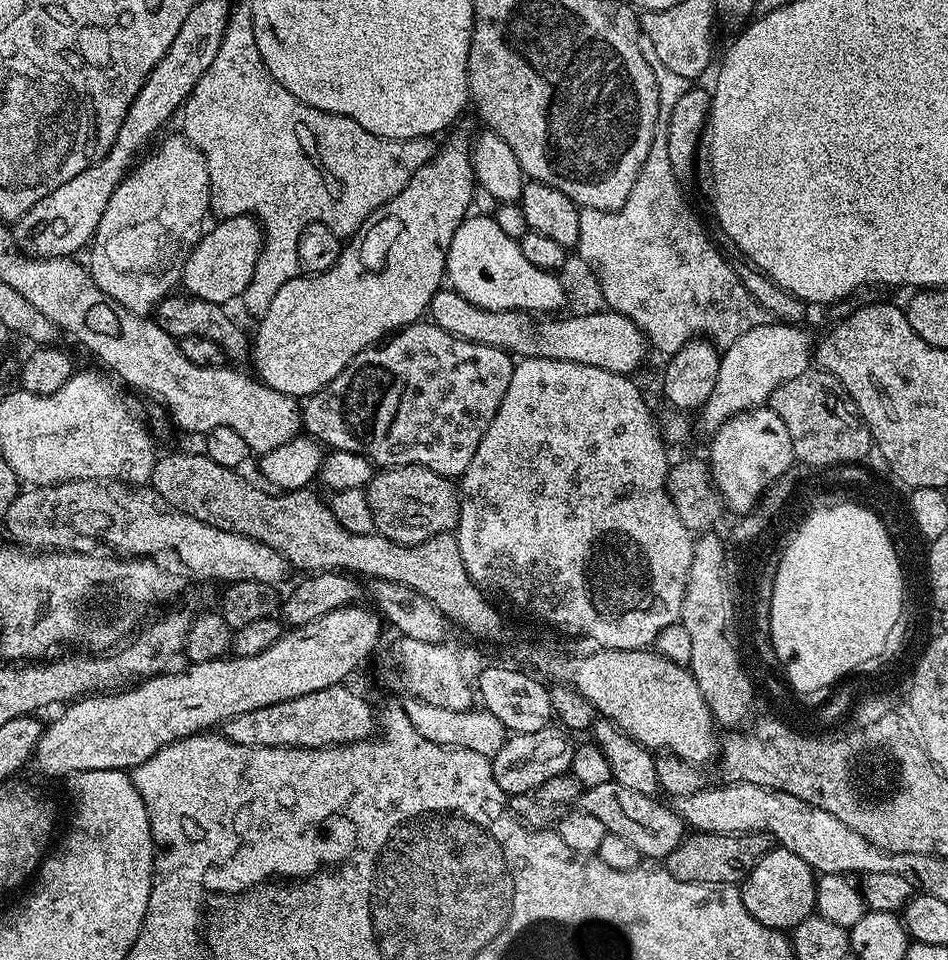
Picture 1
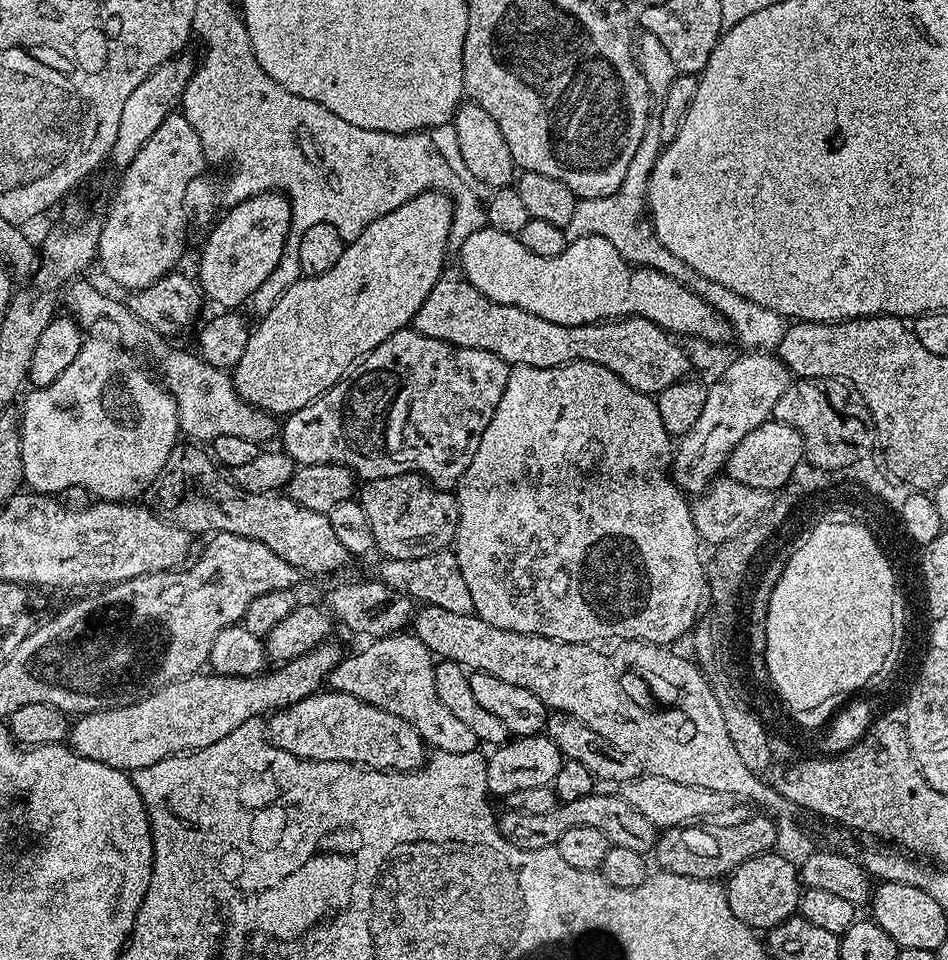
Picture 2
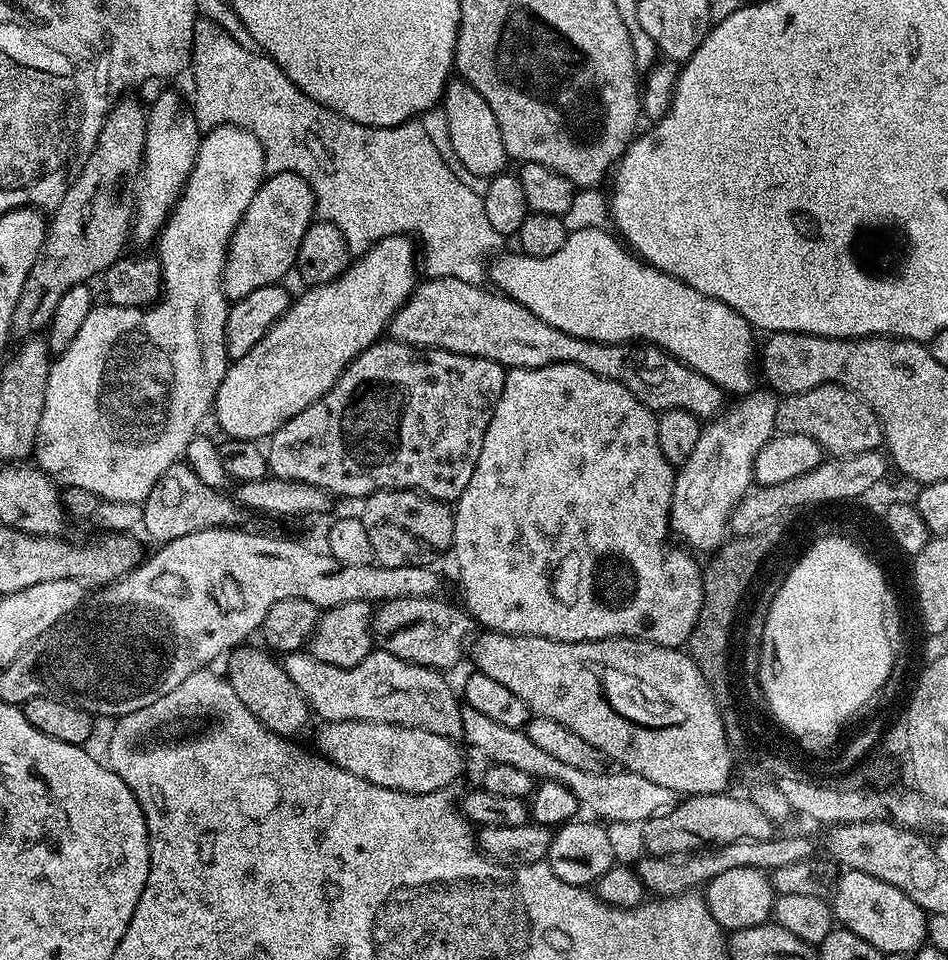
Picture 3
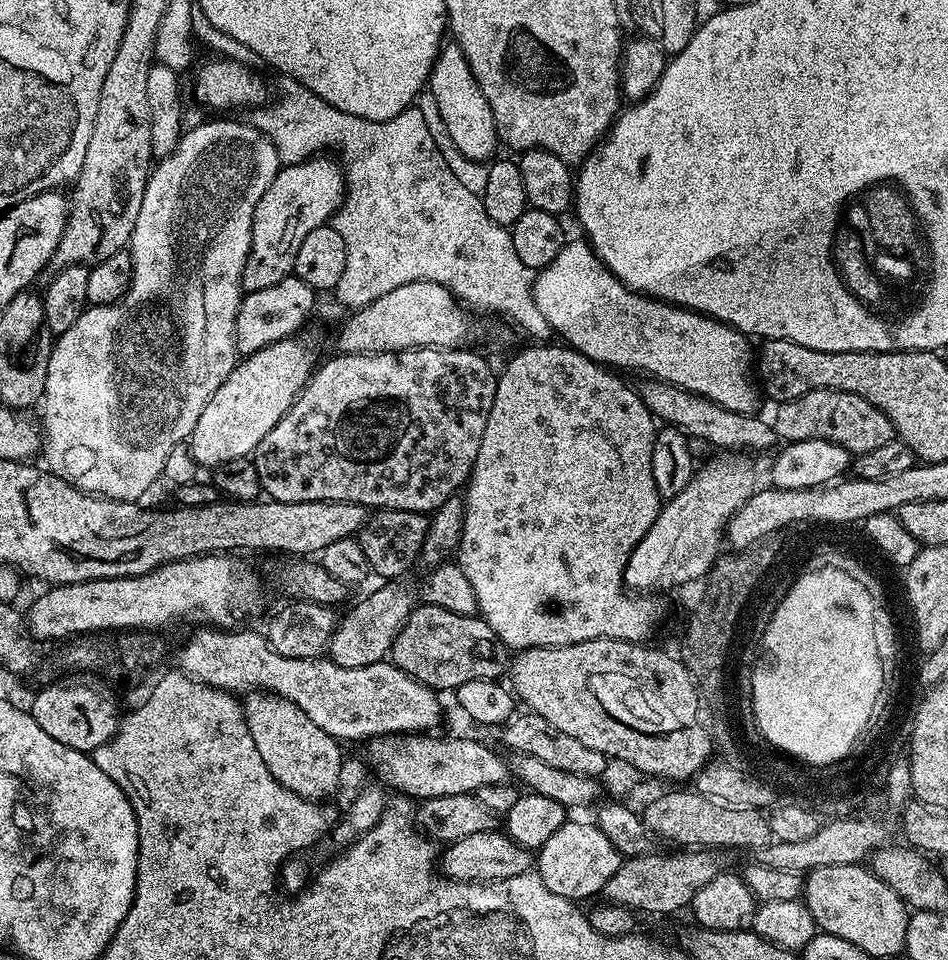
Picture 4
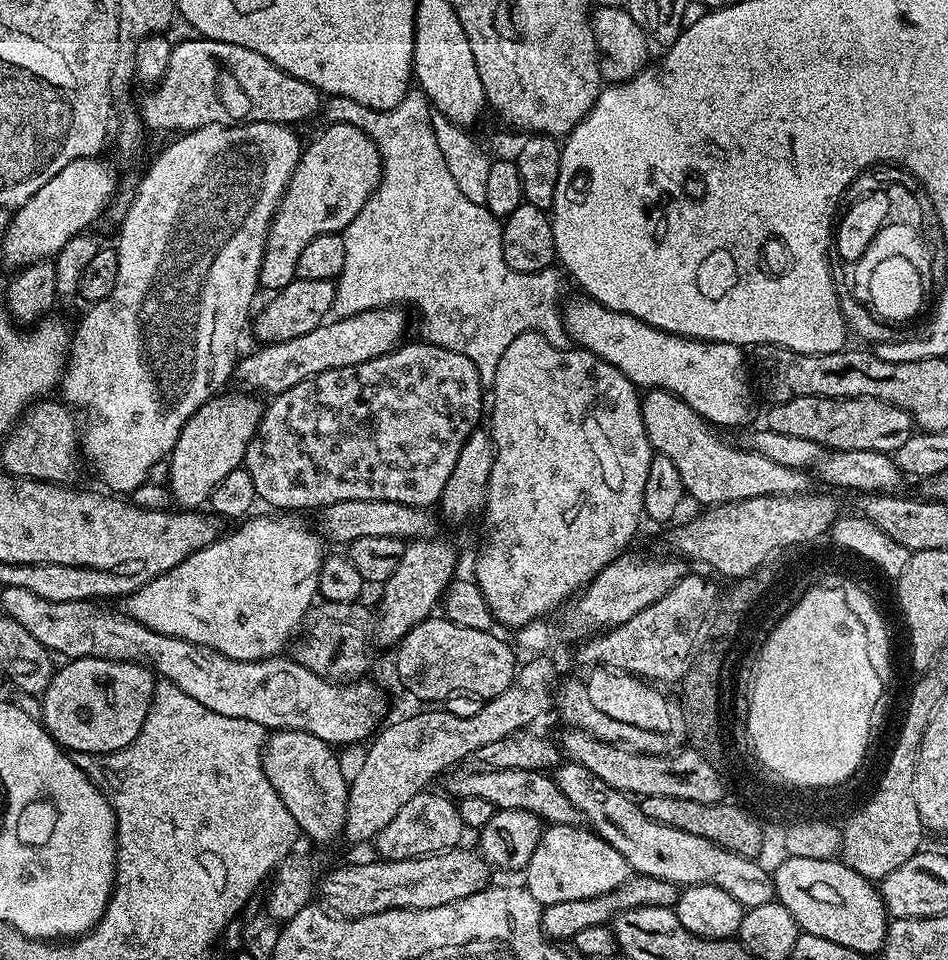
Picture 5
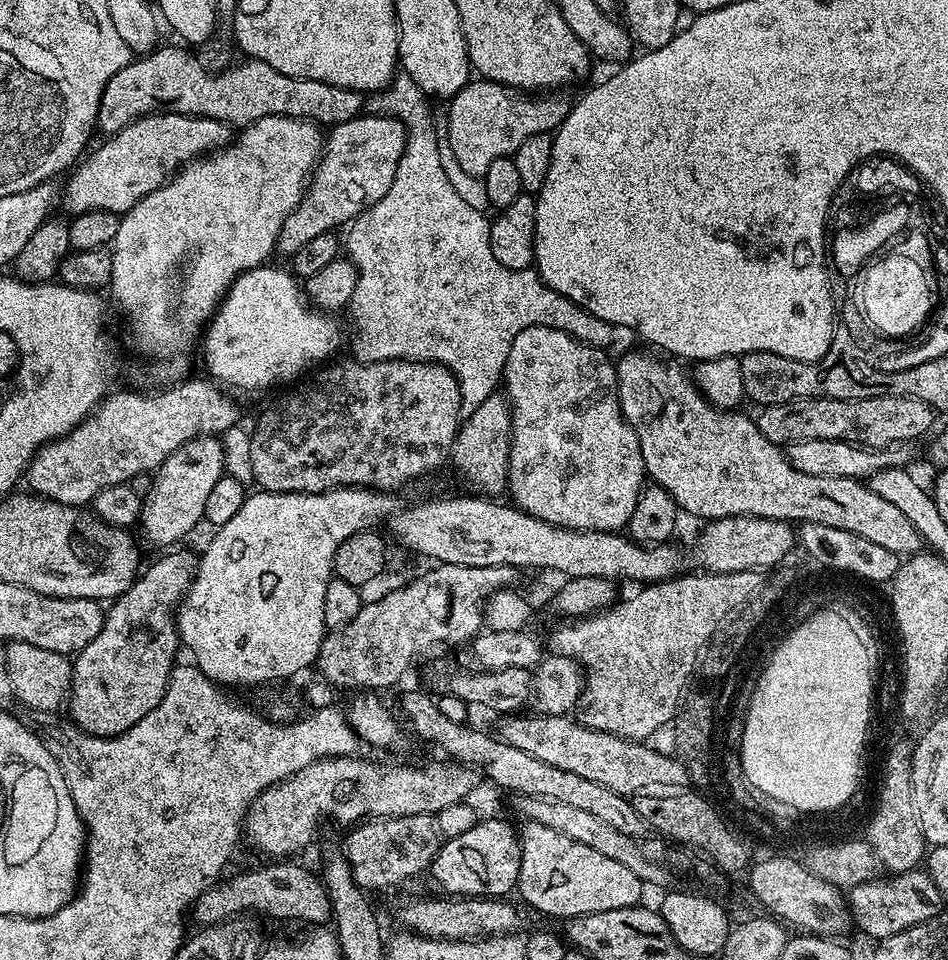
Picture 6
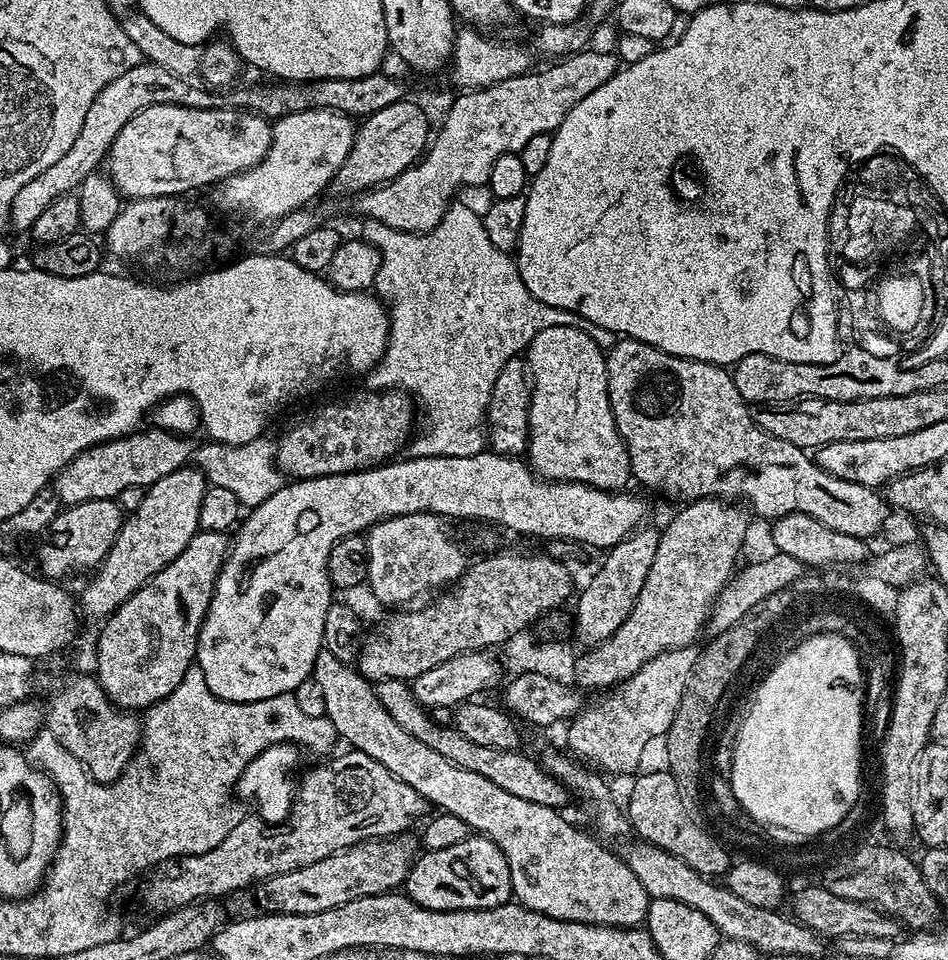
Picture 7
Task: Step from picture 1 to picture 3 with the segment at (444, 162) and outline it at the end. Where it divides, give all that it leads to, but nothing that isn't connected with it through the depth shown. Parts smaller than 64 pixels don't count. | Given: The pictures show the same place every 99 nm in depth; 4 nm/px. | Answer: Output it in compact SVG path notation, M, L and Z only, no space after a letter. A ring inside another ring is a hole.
M407 235L382 238L367 252L357 255L349 263L347 270L335 280L305 287L305 292L289 303L282 318L278 318L278 322L274 322L270 330L266 330L264 337L250 351L242 354L242 358L229 363L216 391L214 405L216 424L224 431L225 437L257 442L272 437L290 418L302 414L306 406L325 396L348 368L348 363L385 335L393 313L408 300L418 283L417 245L412 245L411 242L413 243Z

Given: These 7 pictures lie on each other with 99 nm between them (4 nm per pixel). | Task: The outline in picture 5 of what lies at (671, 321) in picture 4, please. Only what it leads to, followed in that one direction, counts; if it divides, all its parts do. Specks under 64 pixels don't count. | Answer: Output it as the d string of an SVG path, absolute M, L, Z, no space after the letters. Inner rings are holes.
M591 298L580 299L584 300L572 300L569 304L567 301L562 308L564 326L579 347L613 364L619 372L626 374L626 378L635 384L637 389L661 388L667 392L673 392L679 400L686 402L686 406L690 406L702 419L717 429L749 427L747 424L756 416L756 404L752 401L754 388L750 383L749 369L746 367L746 352L741 345L691 340L689 336L675 336L658 330L630 314L610 310Z

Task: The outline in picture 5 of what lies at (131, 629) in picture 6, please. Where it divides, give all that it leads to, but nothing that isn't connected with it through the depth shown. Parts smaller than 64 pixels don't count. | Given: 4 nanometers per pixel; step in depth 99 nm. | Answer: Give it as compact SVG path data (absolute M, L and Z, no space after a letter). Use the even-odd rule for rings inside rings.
M81 656L53 671L52 681L39 701L38 716L53 740L69 753L117 752L138 738L157 683L157 677L147 664L108 660L105 656Z

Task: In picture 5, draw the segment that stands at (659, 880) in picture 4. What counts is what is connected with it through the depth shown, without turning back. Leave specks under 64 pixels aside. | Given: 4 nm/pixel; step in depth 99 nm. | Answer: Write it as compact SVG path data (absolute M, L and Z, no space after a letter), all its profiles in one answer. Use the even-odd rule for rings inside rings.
M629 875L626 883L621 888L615 888L594 898L580 898L575 902L554 902L543 909L544 918L542 925L545 933L553 941L575 941L578 930L586 930L590 926L608 924L620 912L631 908L645 908L646 906L658 906L659 908L672 908L676 899L680 897L681 889L675 884L652 878L650 876Z

